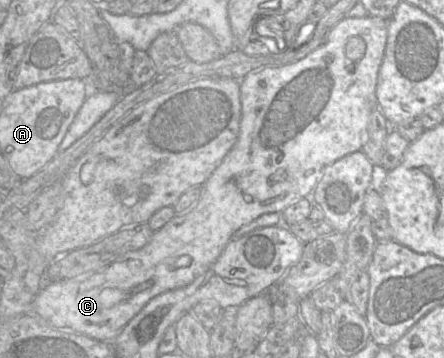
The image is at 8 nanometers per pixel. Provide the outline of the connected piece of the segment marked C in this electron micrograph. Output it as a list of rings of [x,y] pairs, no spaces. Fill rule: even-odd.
[[[373,16],[362,18],[346,17],[331,29],[322,46],[312,51],[303,59],[281,67],[267,67],[258,71],[253,71],[240,80],[241,121],[237,141],[224,157],[221,164],[202,185],[202,194],[197,205],[185,214],[176,214],[162,228],[154,231],[151,240],[143,248],[124,255],[106,268],[75,278],[45,282],[35,297],[30,312],[39,316],[55,328],[70,330],[98,341],[113,342],[120,331],[151,299],[164,292],[187,286],[197,277],[202,275],[219,258],[227,244],[232,240],[233,234],[238,229],[254,221],[261,215],[267,213],[281,213],[292,203],[305,198],[317,185],[323,170],[327,166],[348,154],[362,151],[370,115],[373,109],[378,106],[376,85],[379,69],[385,55],[387,38],[388,21]],[[351,37],[359,37],[366,44],[364,57],[356,62],[350,60],[345,54],[346,43]]]

